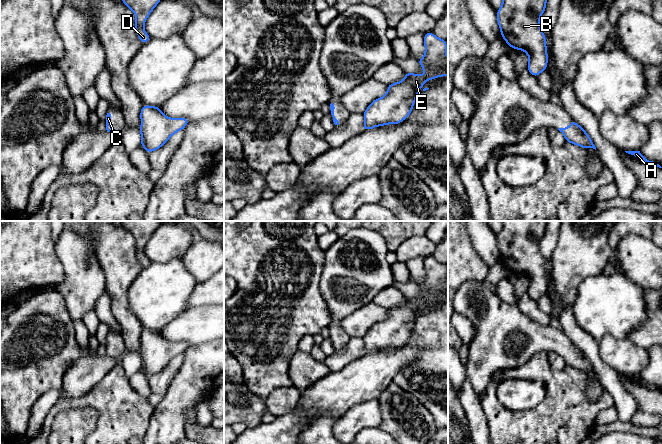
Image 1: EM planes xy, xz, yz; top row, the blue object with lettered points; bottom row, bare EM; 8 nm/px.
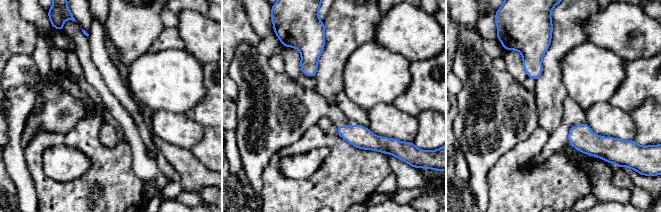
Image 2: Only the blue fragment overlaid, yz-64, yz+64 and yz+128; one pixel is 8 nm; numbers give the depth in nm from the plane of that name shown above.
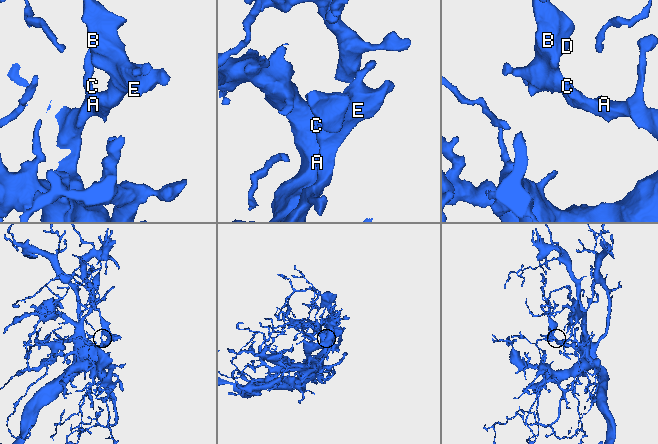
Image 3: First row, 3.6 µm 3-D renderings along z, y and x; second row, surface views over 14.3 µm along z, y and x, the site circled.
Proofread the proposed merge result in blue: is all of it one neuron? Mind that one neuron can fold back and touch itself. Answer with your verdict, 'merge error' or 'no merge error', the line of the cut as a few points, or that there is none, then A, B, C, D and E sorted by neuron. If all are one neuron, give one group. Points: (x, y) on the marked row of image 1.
no merge error; cut none; groups A B C D E

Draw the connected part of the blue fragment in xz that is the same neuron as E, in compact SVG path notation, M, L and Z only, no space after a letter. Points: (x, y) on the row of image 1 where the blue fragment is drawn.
M432 32L424 34L425 55L421 59L417 59L421 67L424 69L424 76L405 72L405 79L401 82L389 84L387 93L374 100L363 113L364 126L363 130L370 130L377 126L386 124L399 124L406 119L411 113L414 102L418 95L419 88L428 80L435 79L439 76L446 77L448 75L448 59L447 42L436 37Z

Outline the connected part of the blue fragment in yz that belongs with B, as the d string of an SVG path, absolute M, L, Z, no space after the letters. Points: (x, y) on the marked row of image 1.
M502 0L502 6L497 10L501 36L513 49L527 53L527 70L534 77L547 69L546 38L539 25L546 2L547 0Z

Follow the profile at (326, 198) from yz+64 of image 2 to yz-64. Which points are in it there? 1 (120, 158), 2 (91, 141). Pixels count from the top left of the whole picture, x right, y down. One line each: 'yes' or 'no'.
1: yes
2: yes

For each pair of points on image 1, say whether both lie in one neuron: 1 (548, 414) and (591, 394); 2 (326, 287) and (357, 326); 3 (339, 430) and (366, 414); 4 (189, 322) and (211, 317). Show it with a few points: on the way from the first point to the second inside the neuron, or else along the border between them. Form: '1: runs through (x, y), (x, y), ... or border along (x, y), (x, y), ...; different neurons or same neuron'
1: border along (585, 373), (588, 379), (586, 397), (595, 402); different neurons
2: border along (368, 302), (341, 321), (341, 327), (349, 337); different neurons
3: runs through (346, 428), (359, 416); same neuron
4: runs through (194, 322), (206, 322); same neuron

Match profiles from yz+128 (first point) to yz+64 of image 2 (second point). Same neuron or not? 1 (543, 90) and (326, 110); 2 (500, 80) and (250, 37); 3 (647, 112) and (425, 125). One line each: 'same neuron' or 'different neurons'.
1: different neurons
2: different neurons
3: same neuron

